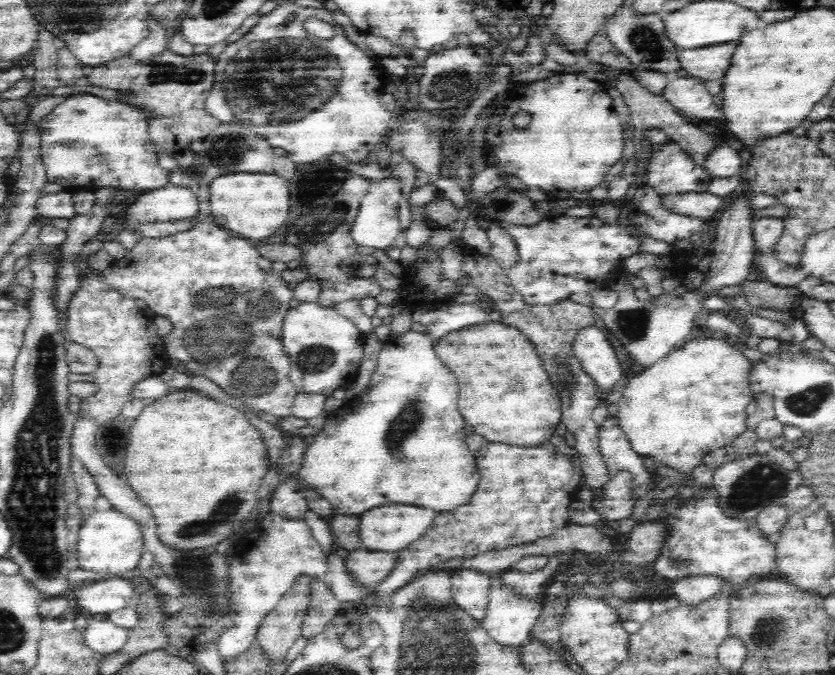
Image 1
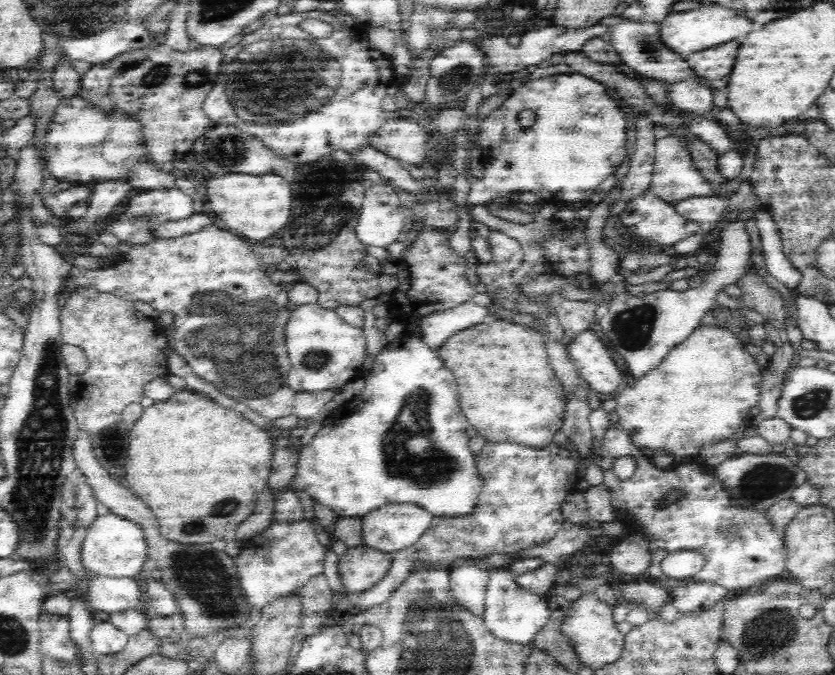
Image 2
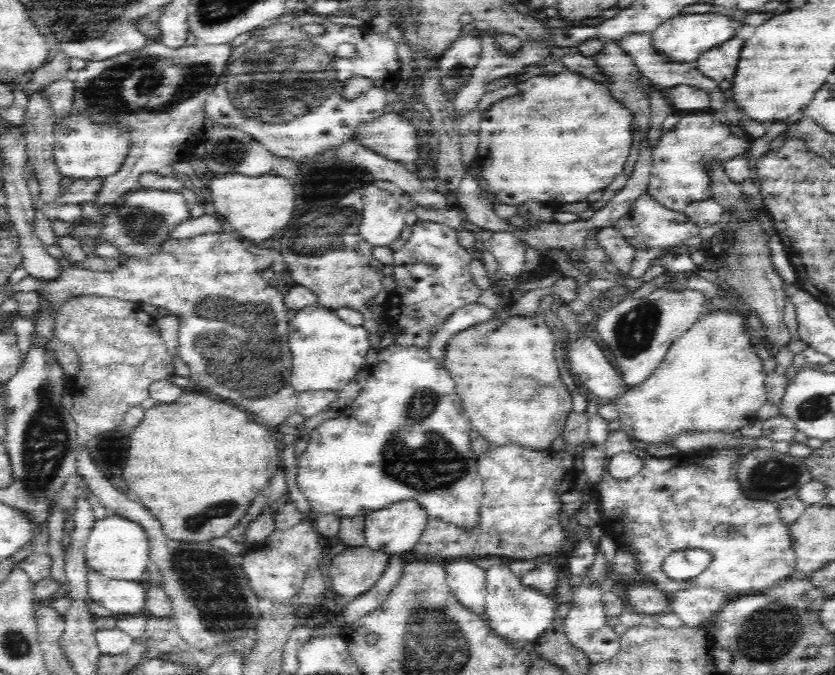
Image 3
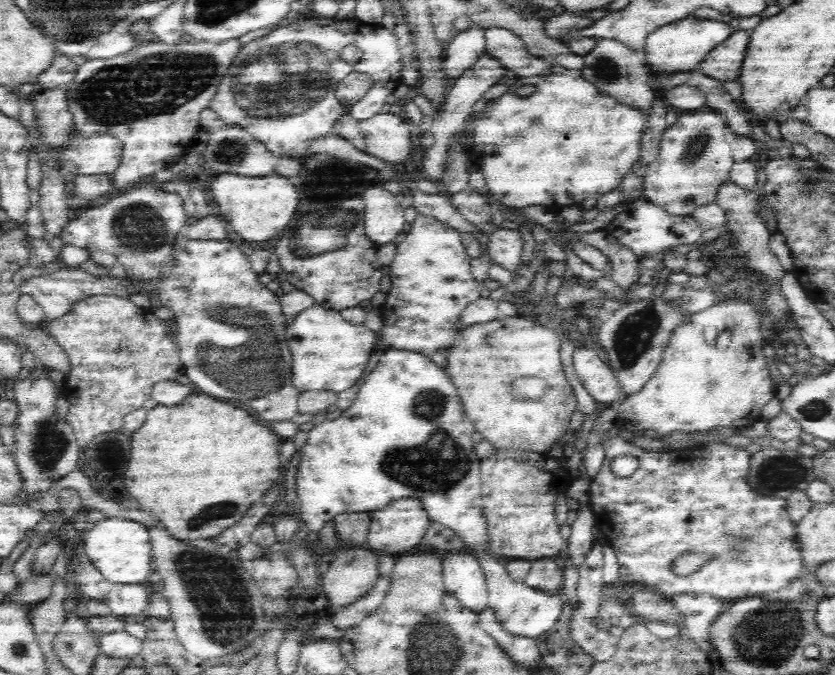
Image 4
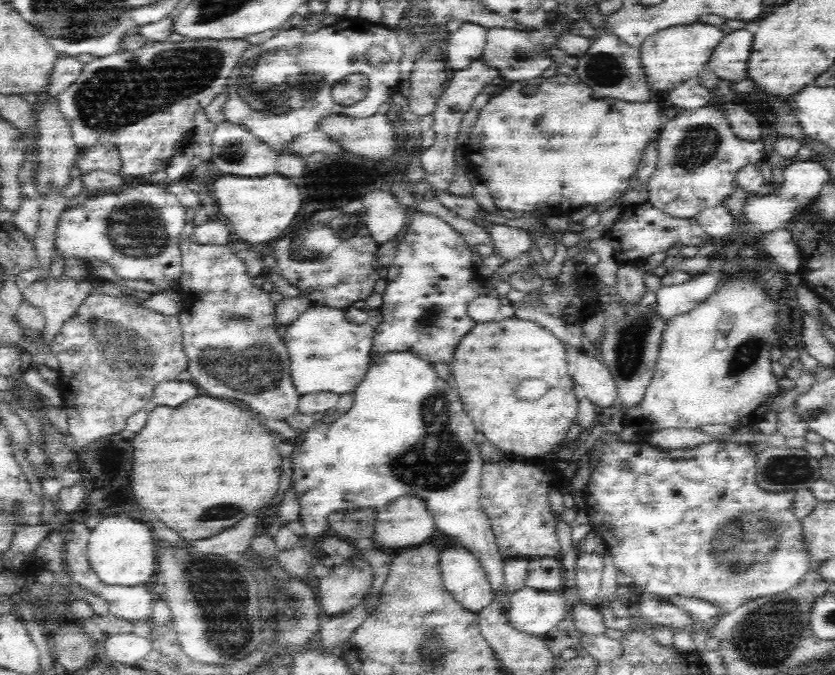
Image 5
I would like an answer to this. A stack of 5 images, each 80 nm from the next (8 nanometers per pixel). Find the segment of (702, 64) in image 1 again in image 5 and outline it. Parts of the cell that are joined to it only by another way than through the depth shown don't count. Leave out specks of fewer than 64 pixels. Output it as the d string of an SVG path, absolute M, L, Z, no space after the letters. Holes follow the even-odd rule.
M748 30L732 31L716 45L706 64L707 68L722 80L734 83L746 80L752 40L752 32Z

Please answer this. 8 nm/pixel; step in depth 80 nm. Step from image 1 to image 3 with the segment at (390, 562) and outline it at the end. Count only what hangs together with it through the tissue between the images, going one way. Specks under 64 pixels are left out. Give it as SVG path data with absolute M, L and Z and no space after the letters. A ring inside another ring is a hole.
M365 545L359 547L345 546L338 554L332 555L328 568L330 590L342 601L350 602L370 590L381 577L390 556L382 551L374 551Z

